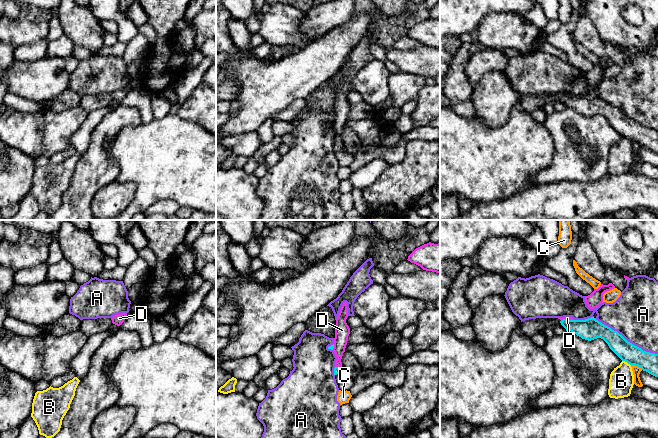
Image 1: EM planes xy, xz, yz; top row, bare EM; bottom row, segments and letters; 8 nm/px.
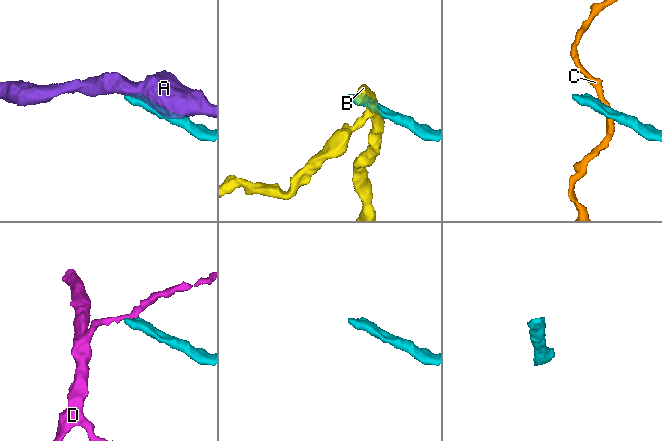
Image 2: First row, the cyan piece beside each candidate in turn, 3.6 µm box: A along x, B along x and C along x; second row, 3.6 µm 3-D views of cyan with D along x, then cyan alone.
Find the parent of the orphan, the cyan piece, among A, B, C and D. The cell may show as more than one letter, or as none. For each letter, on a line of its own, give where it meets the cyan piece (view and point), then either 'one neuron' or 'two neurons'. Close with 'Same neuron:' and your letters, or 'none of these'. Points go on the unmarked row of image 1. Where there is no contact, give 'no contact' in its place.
A: yz (616, 107) | two neurons
B: yz (627, 138) | two neurons
C: yz (637, 141) | two neurons
D: yz (567, 96) | two neurons
Same neuron: none of these

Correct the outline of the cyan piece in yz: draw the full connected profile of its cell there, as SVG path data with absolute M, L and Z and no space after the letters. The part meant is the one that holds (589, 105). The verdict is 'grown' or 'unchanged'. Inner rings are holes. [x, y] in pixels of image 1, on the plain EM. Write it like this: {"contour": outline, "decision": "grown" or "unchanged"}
{"contour": "M594 93L585 96L560 96L558 94L529 95L522 97L517 105L532 115L540 107L546 110L549 109L559 99L566 107L571 107L582 115L588 117L597 114L603 115L622 137L627 138L631 142L638 142L643 147L658 153L658 130L643 127L641 124L628 118L617 107L602 100Z", "decision": "grown"}

